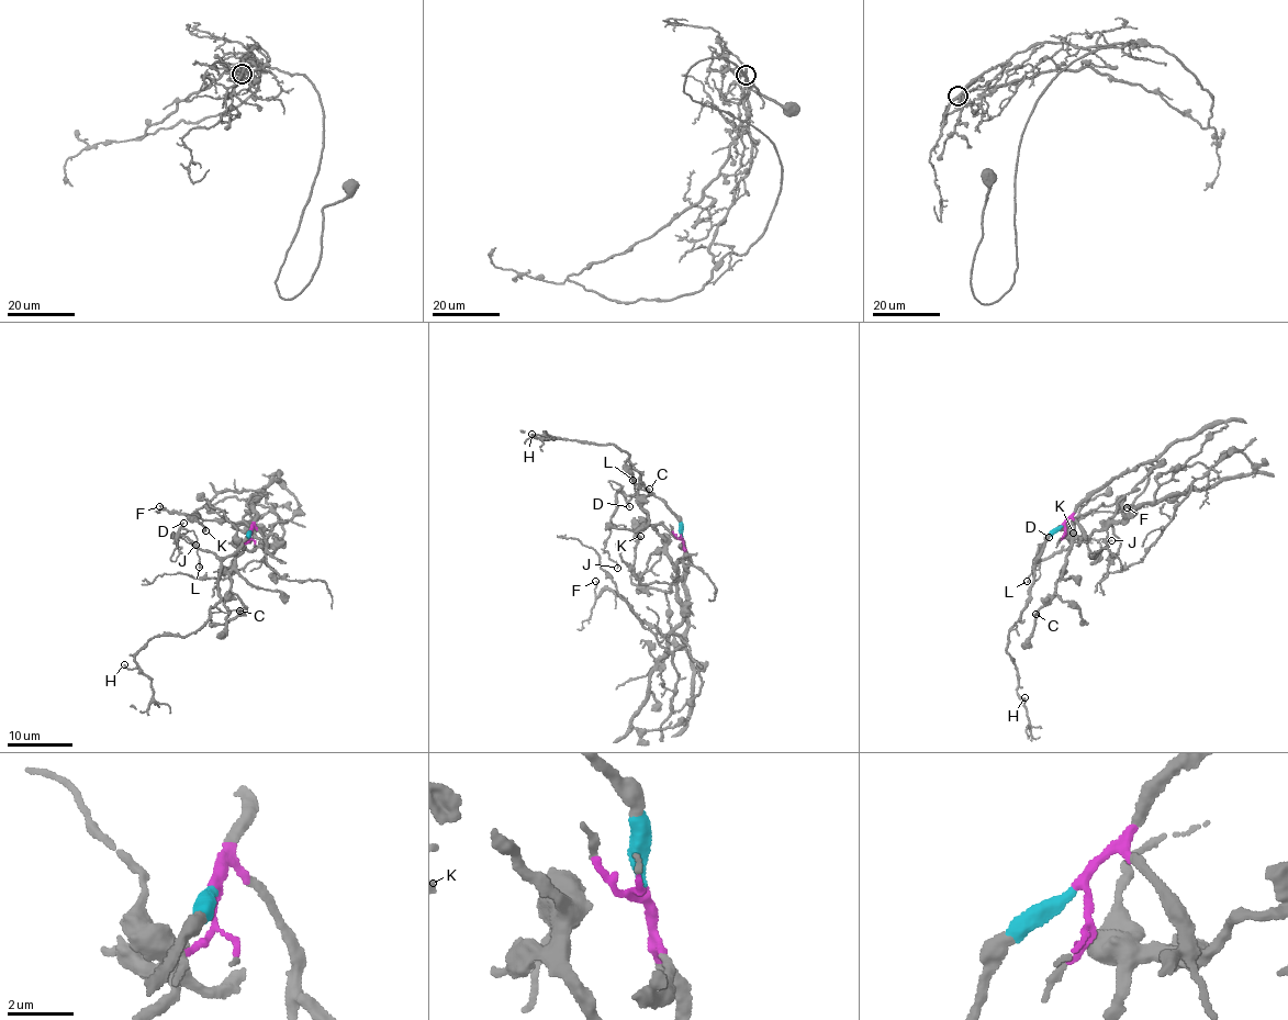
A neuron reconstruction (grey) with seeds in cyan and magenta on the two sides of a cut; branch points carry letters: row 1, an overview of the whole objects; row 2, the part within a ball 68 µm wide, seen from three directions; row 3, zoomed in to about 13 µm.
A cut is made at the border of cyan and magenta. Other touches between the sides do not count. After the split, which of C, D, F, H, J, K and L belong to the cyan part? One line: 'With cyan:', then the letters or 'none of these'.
With cyan: D, H, J, L

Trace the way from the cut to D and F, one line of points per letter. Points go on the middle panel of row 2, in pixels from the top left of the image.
D: (681, 537), (679, 520), (660, 500), (652, 495), (625, 494), (630, 507)
F: (681, 537), (690, 562), (685, 585), (689, 624), (681, 634), (661, 634), (607, 590), (596, 596), (596, 581)

